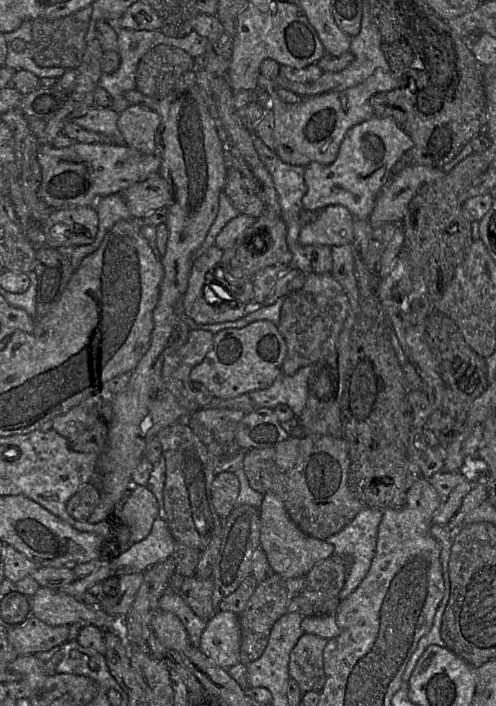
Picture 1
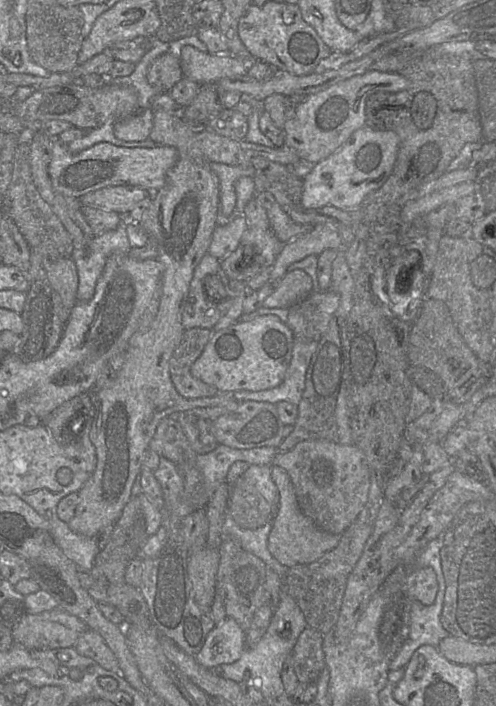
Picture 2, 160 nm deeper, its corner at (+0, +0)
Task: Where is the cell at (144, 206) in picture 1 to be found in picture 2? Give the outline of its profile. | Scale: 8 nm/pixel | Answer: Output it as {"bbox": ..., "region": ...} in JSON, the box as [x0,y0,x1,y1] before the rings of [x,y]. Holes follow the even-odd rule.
{"bbox":[83,185,150,215],"region":[[[133,185],[108,186],[83,195],[83,205],[127,215],[140,200],[150,196],[144,188]]]}

